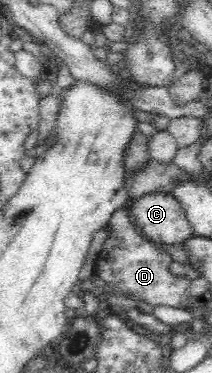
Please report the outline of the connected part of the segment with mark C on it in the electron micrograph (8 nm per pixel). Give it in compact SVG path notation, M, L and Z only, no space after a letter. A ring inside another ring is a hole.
M165 192L145 194L133 202L136 226L149 240L163 244L184 243L195 236L179 201Z

